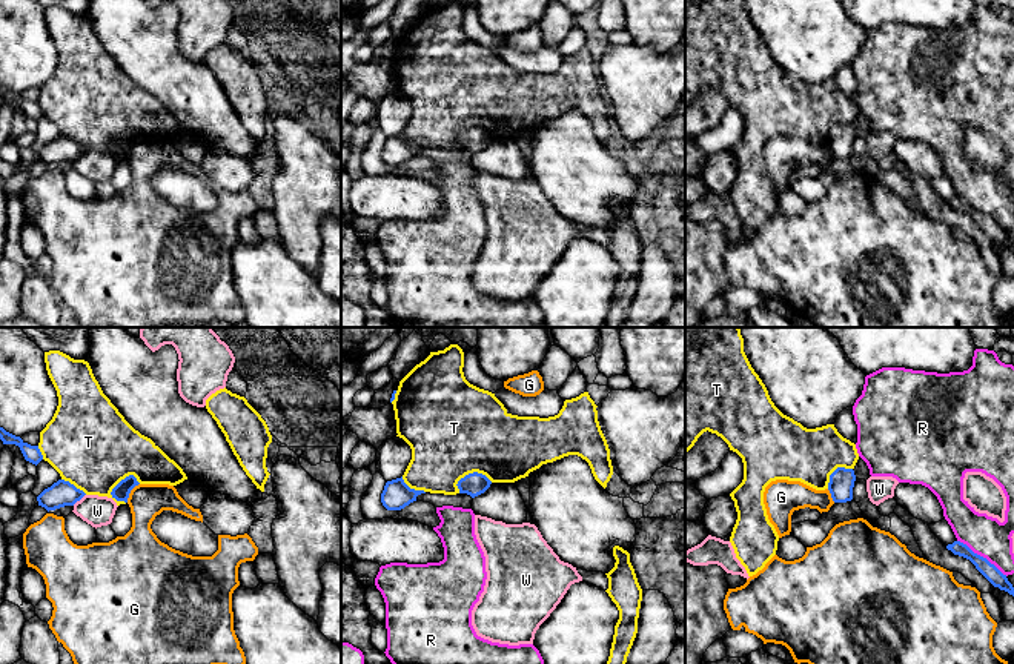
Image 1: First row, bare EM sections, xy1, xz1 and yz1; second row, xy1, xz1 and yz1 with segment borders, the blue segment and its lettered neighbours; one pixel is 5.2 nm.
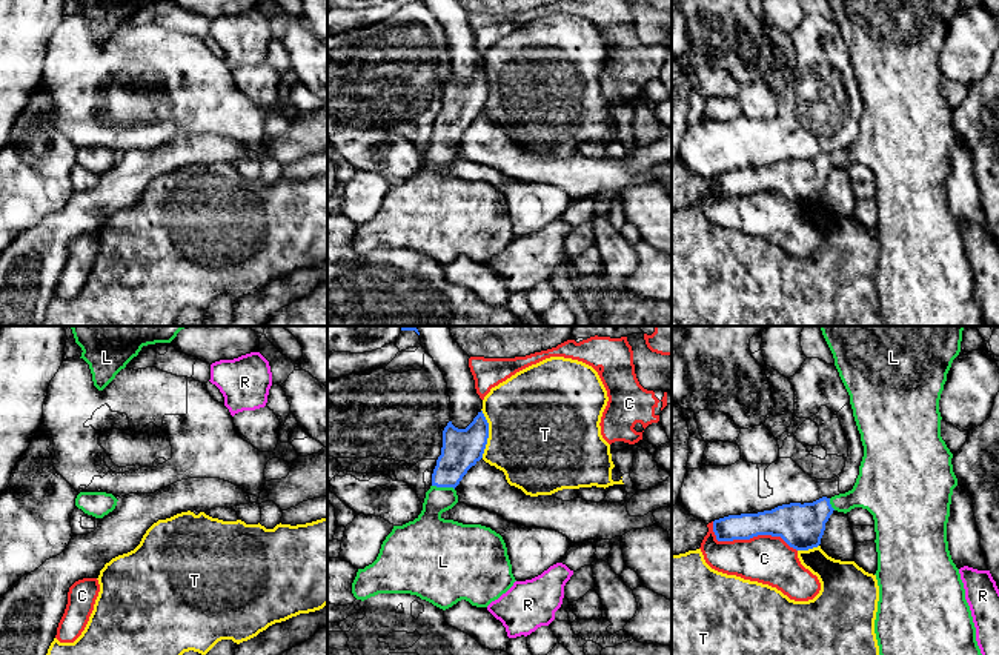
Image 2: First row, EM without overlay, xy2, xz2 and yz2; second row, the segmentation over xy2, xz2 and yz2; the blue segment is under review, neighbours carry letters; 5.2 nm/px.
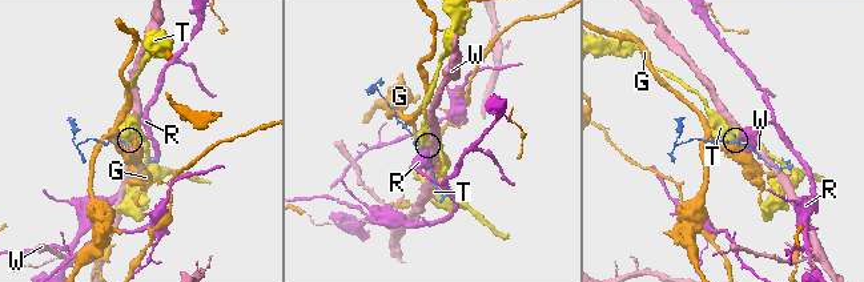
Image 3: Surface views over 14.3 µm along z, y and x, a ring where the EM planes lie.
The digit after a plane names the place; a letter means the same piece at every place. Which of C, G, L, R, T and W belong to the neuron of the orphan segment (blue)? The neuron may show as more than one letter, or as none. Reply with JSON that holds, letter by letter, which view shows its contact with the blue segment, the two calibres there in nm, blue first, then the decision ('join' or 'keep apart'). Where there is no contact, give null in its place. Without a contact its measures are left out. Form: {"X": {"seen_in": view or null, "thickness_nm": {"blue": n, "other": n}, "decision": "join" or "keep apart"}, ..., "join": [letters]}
{"C": {"seen_in": "yz2", "thickness_nm": {"blue": 200, "other": 260}, "decision": "keep apart"}, "G": {"seen_in": "xy1", "thickness_nm": {"blue": 90, "other": 180}, "decision": "keep apart"}, "L": {"seen_in": "xz2", "thickness_nm": {"blue": 200, "other": 200}, "decision": "join"}, "R": {"seen_in": "yz1", "thickness_nm": {"blue": 80, "other": 200}, "decision": "keep apart"}, "T": {"seen_in": "xy1", "thickness_nm": {"blue": 90, "other": 440}, "decision": "keep apart"}, "W": {"seen_in": "xy1", "thickness_nm": {"blue": 140, "other": 160}, "decision": "keep apart"}, "join": ["L"]}

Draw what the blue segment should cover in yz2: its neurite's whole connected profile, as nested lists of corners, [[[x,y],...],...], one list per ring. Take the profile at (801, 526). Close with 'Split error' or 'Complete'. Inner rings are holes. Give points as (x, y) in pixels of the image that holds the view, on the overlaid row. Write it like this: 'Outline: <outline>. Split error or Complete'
Outline: [[[819,326],[833,354],[835,366],[850,395],[853,417],[861,434],[864,457],[851,490],[822,497],[813,503],[790,503],[758,514],[729,515],[713,521],[718,541],[750,540],[758,535],[781,537],[796,550],[821,544],[830,515],[867,509],[875,520],[879,601],[875,633],[879,655],[982,655],[959,569],[951,560],[947,523],[953,489],[953,454],[941,437],[939,400],[953,360],[961,352],[965,326]]]. Split error

